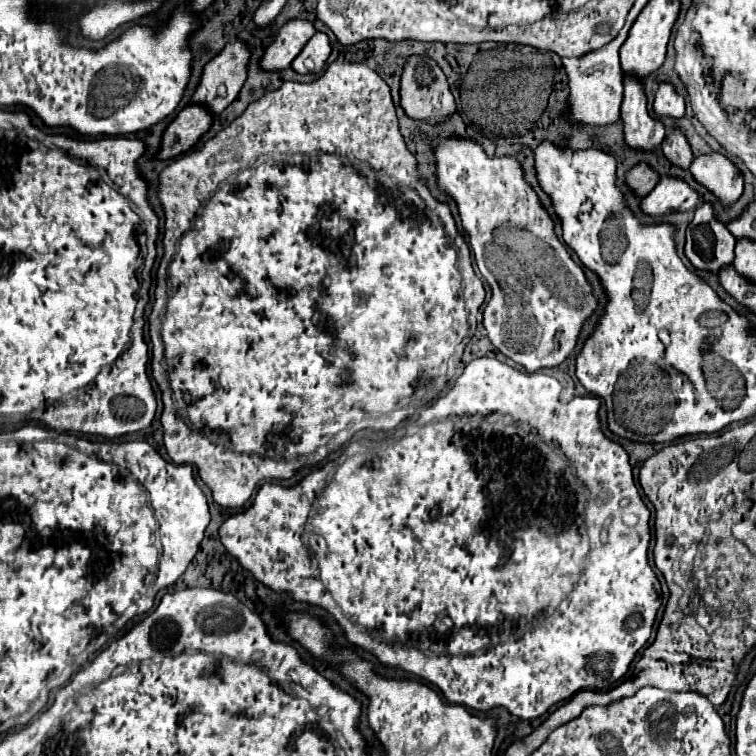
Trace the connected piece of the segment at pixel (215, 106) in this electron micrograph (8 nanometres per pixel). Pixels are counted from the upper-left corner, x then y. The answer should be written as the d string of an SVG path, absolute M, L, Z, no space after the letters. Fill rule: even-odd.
M237 39L227 43L225 49L205 65L201 83L193 95L193 103L205 105L213 113L221 113L229 107L247 81L249 59L251 49L245 41Z

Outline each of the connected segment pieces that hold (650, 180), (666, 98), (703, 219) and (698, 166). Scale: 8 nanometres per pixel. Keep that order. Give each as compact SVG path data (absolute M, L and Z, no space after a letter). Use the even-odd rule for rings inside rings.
M641 161L641 163L637 163L633 169L627 171L625 181L627 181L627 185L629 185L639 197L645 197L645 195L649 195L649 191L653 191L653 187L657 185L659 173L657 173L651 165L647 165L647 163Z
M669 81L659 83L653 107L655 107L655 113L659 117L665 117L665 115L683 117L685 115L685 99L683 99L683 95L677 93L675 85Z
M703 203L695 209L693 221L687 229L685 255L695 269L719 271L725 263L733 263L735 237L727 225L715 215L711 203Z
M719 151L695 157L689 171L723 203L733 203L743 193L743 175L739 167Z

